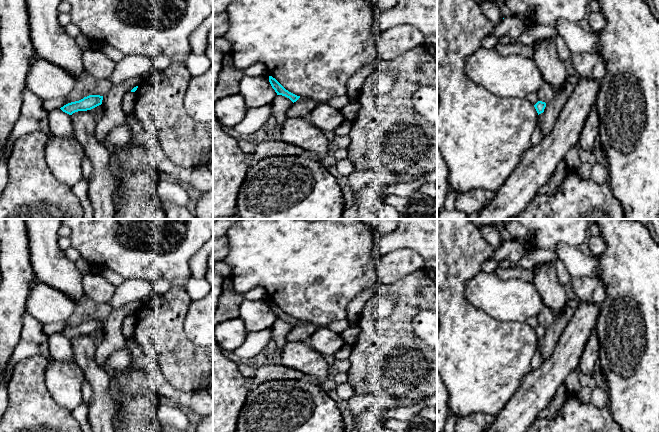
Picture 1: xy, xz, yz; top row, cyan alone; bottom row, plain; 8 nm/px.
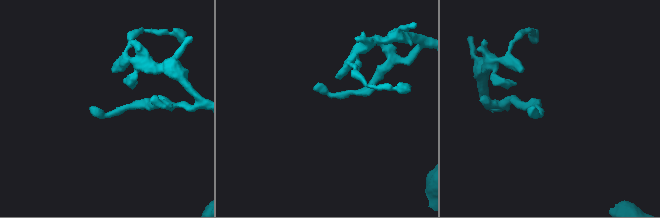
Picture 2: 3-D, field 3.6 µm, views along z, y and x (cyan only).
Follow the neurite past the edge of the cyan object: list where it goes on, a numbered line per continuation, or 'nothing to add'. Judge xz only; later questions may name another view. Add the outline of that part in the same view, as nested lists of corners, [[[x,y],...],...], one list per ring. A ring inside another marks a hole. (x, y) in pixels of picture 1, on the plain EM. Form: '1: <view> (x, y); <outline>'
nothing to add

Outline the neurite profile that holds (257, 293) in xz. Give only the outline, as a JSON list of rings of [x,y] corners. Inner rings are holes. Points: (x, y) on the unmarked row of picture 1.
[[[260,286],[246,291],[243,295],[245,300],[261,300],[267,298],[266,290]]]

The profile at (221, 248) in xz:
[[[226,236],[213,240],[213,260],[224,261],[229,254],[230,247]]]

